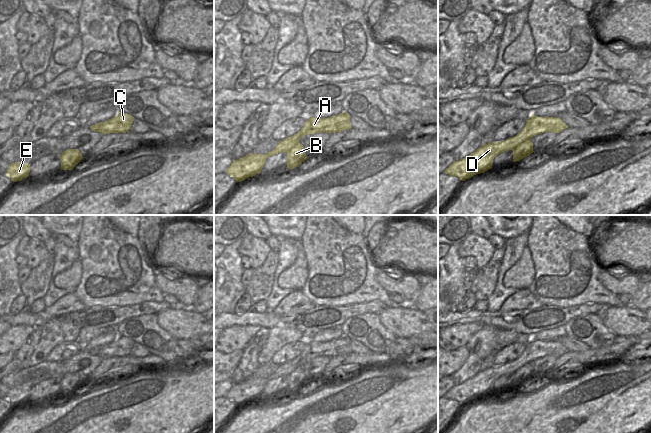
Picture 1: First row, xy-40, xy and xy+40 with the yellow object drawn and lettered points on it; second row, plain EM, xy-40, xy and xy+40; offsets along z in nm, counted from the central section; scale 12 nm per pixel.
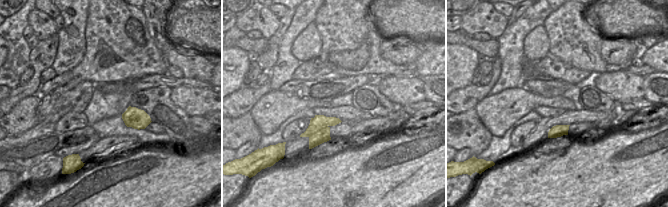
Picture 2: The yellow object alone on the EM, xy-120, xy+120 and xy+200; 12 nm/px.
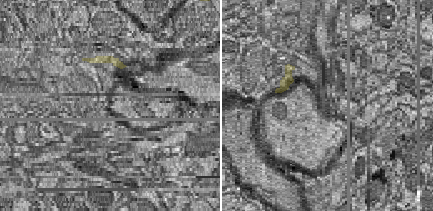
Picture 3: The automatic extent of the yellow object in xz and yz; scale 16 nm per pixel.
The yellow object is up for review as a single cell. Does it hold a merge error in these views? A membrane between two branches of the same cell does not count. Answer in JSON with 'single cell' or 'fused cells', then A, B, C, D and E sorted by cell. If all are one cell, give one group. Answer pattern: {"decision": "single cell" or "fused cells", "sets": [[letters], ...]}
{"decision": "fused cells", "sets": [["A", "C", "D", "E"], ["B"]]}

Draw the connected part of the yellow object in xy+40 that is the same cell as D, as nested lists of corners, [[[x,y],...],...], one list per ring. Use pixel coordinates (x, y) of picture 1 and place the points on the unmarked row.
[[[532,336],[531,341],[526,344],[525,351],[516,360],[500,366],[484,367],[474,377],[459,385],[454,385],[444,397],[457,400],[465,405],[492,392],[493,383],[498,378],[513,374],[522,366],[538,358],[544,356],[560,357],[567,352],[568,350],[560,342],[538,341]]]

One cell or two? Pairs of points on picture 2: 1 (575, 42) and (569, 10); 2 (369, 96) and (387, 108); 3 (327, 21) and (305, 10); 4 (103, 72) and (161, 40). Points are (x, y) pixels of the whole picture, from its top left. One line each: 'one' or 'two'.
1: one
2: one
3: two
4: two

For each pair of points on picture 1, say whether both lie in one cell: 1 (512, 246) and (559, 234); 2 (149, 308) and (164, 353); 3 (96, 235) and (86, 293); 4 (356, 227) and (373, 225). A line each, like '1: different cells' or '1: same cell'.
1: different cells
2: different cells
3: same cell
4: different cells

